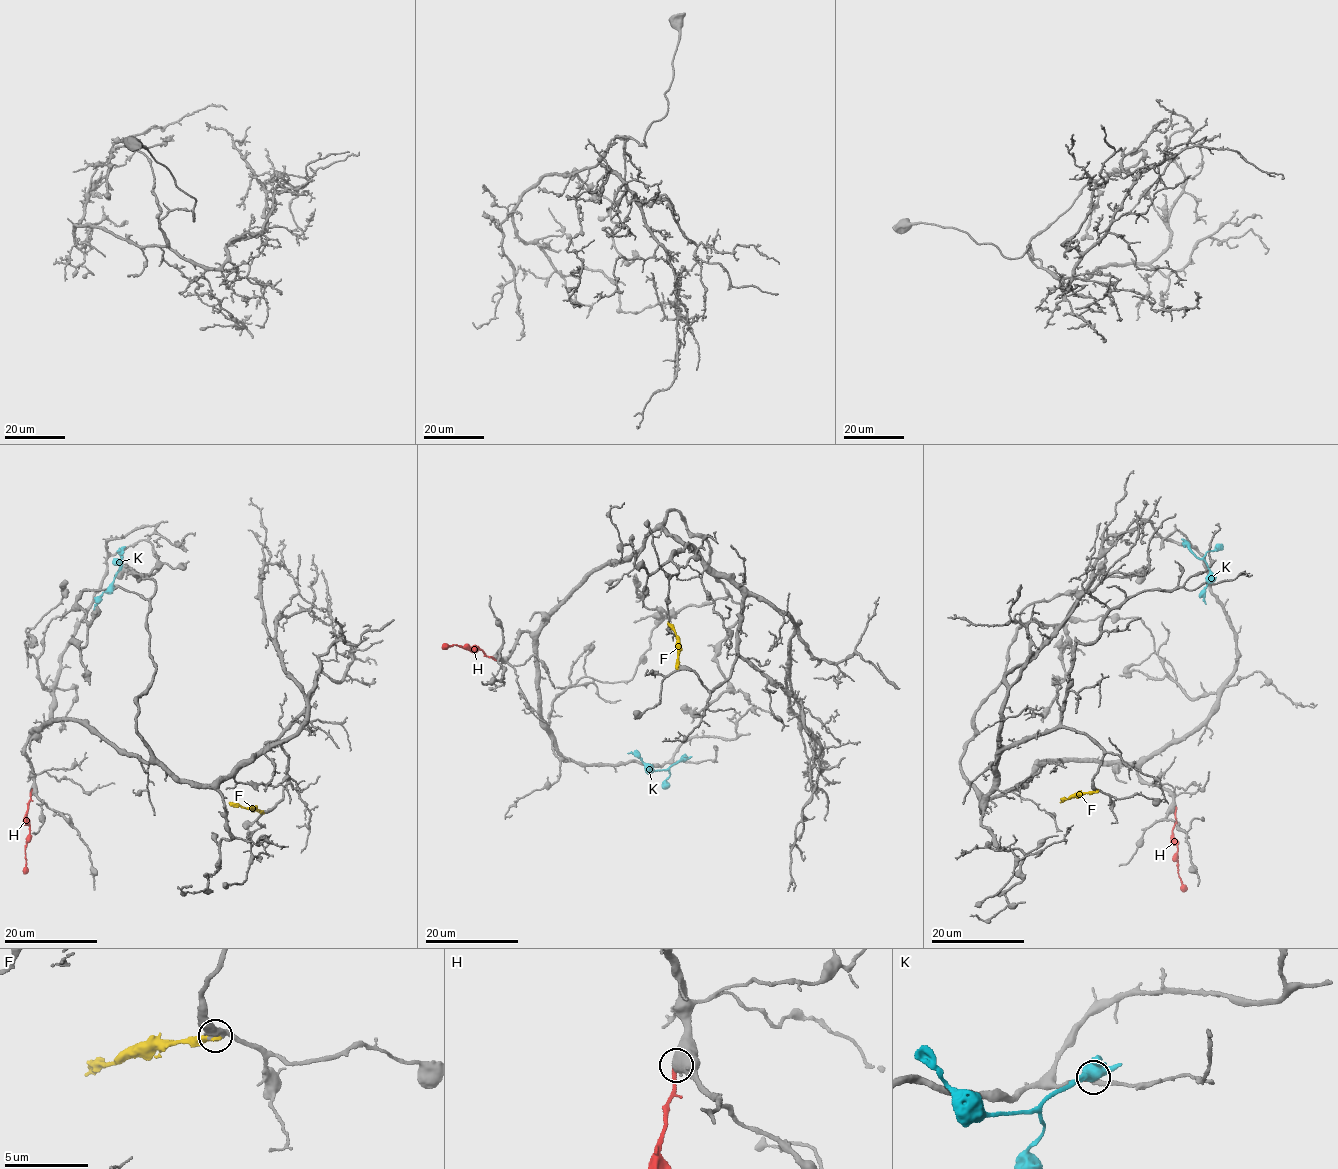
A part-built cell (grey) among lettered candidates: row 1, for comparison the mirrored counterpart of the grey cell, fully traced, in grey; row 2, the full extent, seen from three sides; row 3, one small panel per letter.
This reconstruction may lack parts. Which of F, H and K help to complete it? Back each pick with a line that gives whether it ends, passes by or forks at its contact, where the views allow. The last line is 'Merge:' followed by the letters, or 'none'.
Merge: none

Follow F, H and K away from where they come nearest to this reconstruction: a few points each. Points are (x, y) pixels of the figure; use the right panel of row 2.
F: (1096, 791), (1062, 800)
H: (1175, 810), (1173, 841), (1177, 845), (1178, 877), (1184, 892)
K: (1188, 543), (1191, 551), (1208, 567), (1206, 604)

